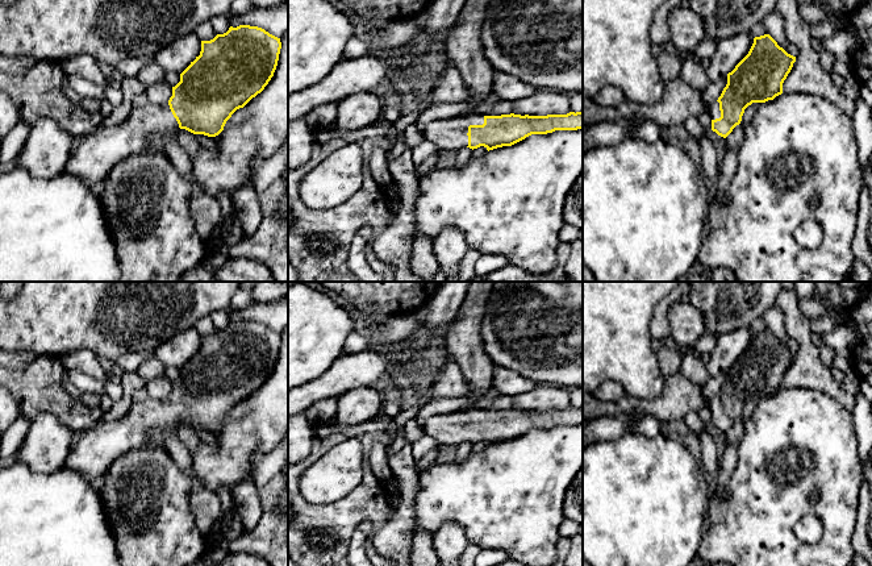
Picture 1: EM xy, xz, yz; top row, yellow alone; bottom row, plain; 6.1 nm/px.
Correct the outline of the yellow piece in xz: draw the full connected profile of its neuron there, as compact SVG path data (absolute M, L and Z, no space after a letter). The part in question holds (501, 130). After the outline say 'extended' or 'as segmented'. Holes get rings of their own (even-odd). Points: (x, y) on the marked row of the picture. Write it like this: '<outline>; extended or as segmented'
M583 111L547 116L521 116L514 113L501 116L468 115L446 120L434 120L420 132L426 141L433 142L442 151L458 151L463 147L473 150L480 146L484 146L489 151L502 146L512 146L531 134L547 134L555 130L577 129L583 129Z; extended

